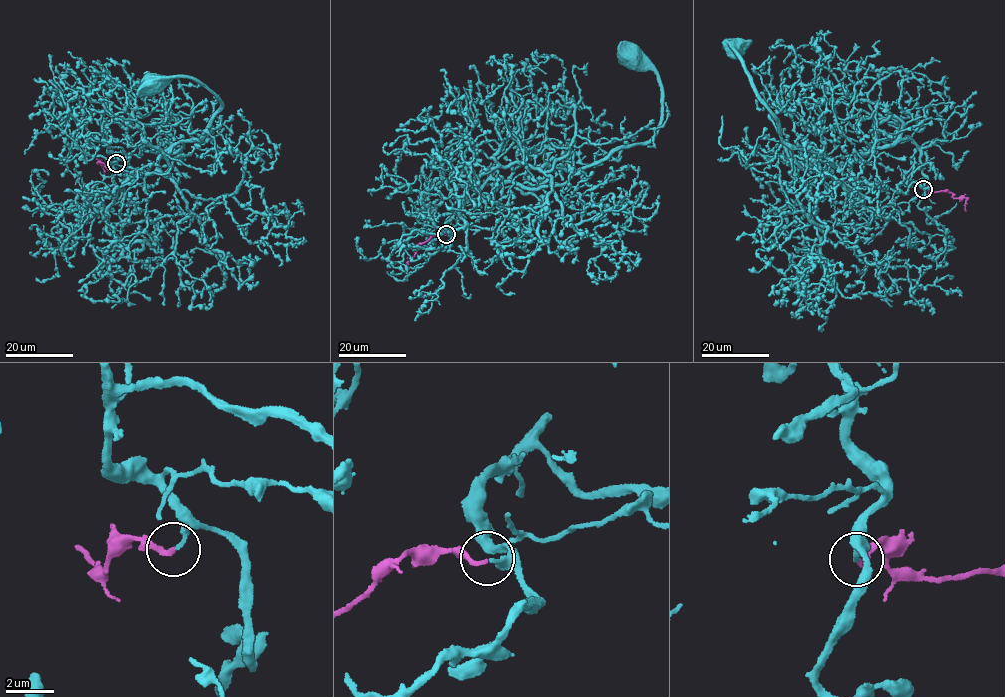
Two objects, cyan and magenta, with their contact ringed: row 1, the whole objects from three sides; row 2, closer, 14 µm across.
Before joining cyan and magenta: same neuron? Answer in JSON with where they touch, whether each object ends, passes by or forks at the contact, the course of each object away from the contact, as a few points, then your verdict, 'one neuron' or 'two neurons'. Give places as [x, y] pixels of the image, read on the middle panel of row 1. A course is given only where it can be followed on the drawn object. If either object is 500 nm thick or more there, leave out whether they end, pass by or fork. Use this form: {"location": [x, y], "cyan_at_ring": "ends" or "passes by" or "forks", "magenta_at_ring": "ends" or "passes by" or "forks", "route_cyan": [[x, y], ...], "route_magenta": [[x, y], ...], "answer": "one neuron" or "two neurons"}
{"location": [446, 234], "cyan_at_ring": "ends", "magenta_at_ring": "ends", "route_cyan": [[446, 234], [459, 207], [506, 183], [550, 186], [652, 137], [663, 99], [652, 70], [624, 53], [631, 54]], "route_magenta": [[446, 234], [435, 234], [413, 248], [415, 252], [406, 268]], "answer": "one neuron"}

